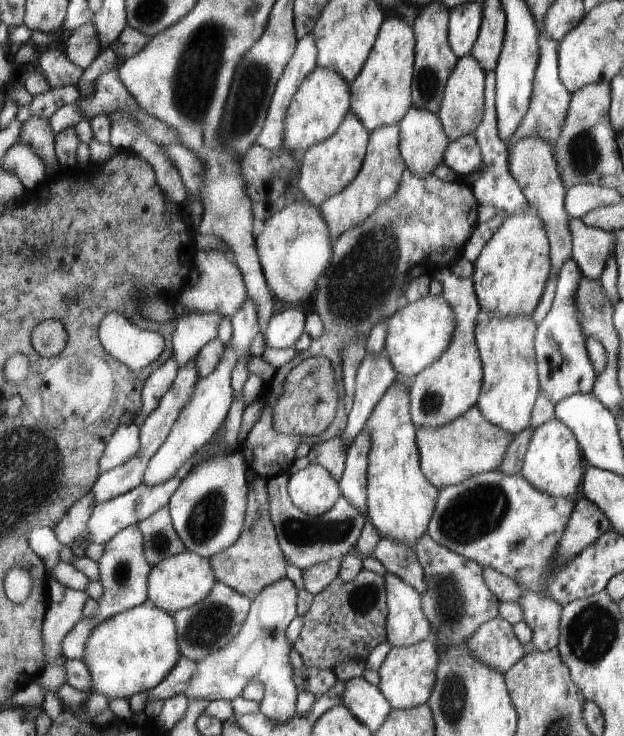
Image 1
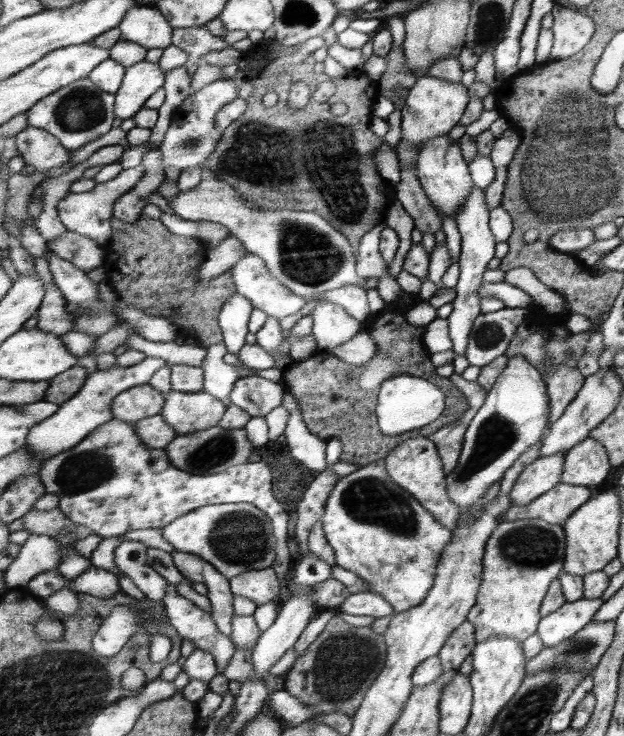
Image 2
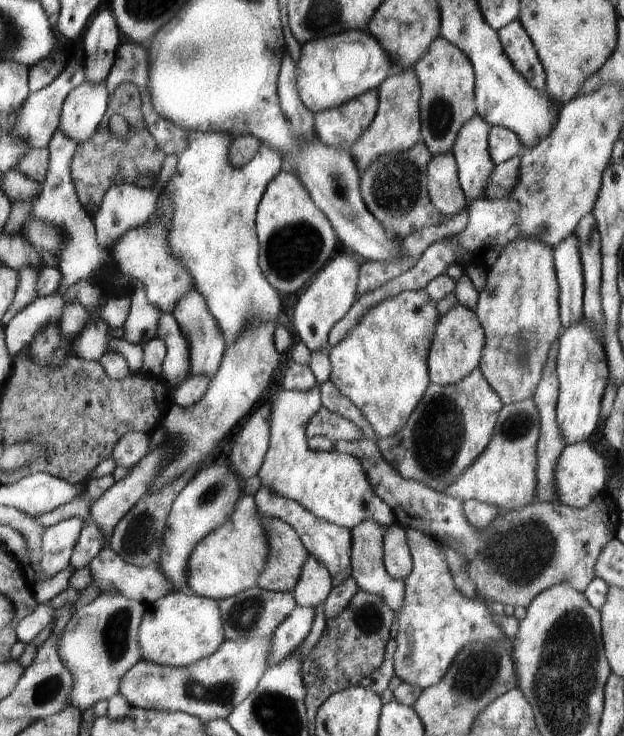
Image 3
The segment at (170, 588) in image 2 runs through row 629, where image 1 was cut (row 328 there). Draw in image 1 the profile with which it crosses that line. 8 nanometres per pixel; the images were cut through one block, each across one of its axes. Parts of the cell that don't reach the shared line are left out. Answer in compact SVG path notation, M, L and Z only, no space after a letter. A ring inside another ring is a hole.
M191 312L176 318L177 330L173 333L173 356L179 369L193 362L204 346L217 340L217 330L223 316L215 313Z

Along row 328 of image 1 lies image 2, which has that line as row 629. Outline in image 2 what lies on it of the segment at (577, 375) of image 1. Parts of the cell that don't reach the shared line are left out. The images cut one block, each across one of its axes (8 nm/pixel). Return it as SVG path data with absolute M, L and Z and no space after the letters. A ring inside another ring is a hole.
M583 596L573 602L565 600L553 614L542 618L538 632L545 648L559 645L592 622L594 612L601 603L600 598L585 599Z

